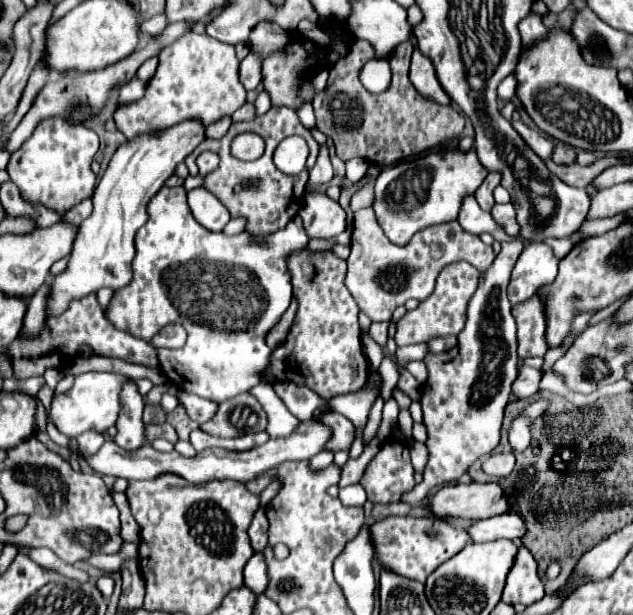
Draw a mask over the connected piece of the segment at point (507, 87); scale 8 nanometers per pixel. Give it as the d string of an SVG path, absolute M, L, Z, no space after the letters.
M508 75L500 85L498 85L498 97L504 101L512 101L514 99L514 91L516 91L516 77Z

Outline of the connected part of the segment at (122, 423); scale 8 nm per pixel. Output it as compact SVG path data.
M126 379L126 387L122 387L122 411L118 415L118 435L114 441L126 449L134 451L144 445L144 423L142 423L144 401L138 395L138 385L134 379Z

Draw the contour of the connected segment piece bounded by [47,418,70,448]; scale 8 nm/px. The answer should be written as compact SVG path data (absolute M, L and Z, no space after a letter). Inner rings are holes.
M47 418L47 433L56 444L68 448L70 439L58 431L50 418Z

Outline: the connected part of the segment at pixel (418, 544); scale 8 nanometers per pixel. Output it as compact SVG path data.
M386 517L370 525L372 543L376 549L376 559L382 569L394 571L406 579L414 579L424 583L426 577L444 561L454 557L468 541L468 533L464 529L454 529L448 521L436 517Z

